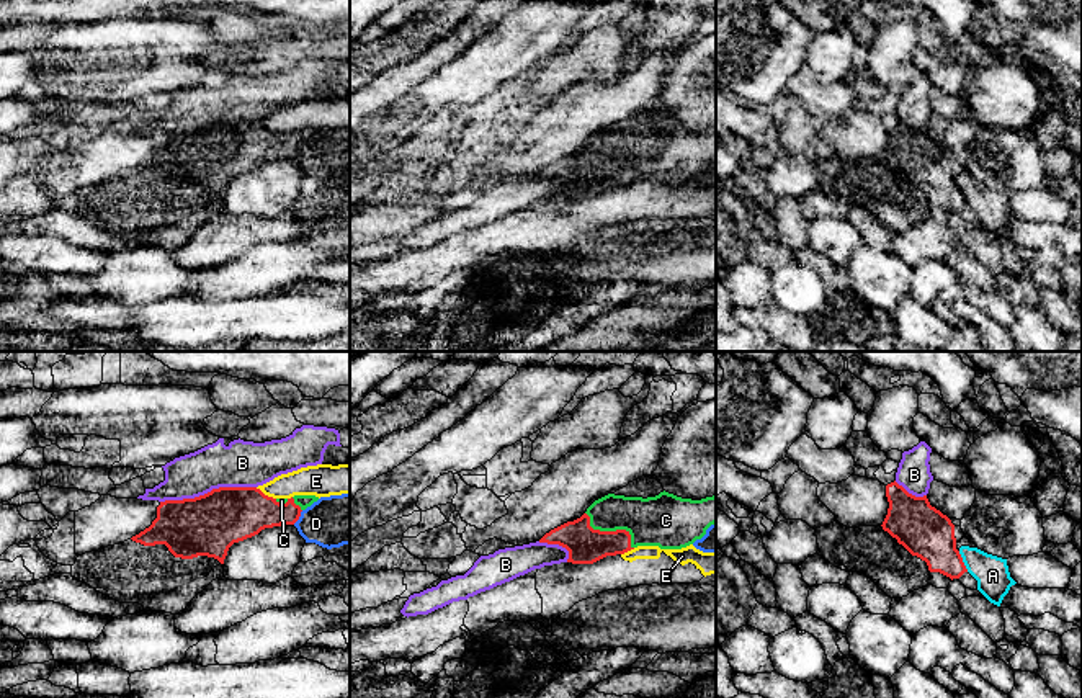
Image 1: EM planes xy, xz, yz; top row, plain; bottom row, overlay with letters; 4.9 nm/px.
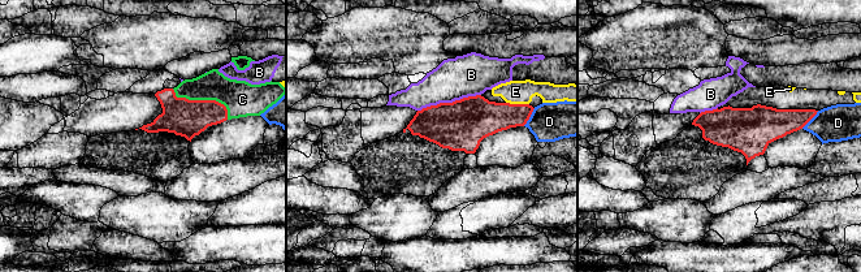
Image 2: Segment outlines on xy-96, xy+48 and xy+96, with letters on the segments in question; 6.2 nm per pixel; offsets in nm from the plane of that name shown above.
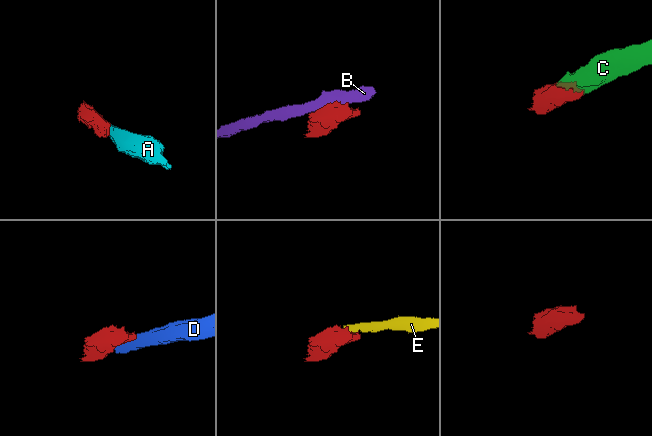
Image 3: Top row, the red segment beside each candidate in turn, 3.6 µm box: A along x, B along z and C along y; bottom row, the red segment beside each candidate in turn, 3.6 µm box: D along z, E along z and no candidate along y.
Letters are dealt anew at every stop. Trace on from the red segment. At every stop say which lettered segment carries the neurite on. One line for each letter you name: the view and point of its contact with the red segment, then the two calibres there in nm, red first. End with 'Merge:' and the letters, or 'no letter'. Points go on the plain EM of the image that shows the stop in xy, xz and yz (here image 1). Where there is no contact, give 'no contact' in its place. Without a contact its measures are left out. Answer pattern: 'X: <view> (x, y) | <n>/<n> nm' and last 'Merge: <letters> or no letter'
C: xz (610, 165) | 180/240 nm
Merge: C

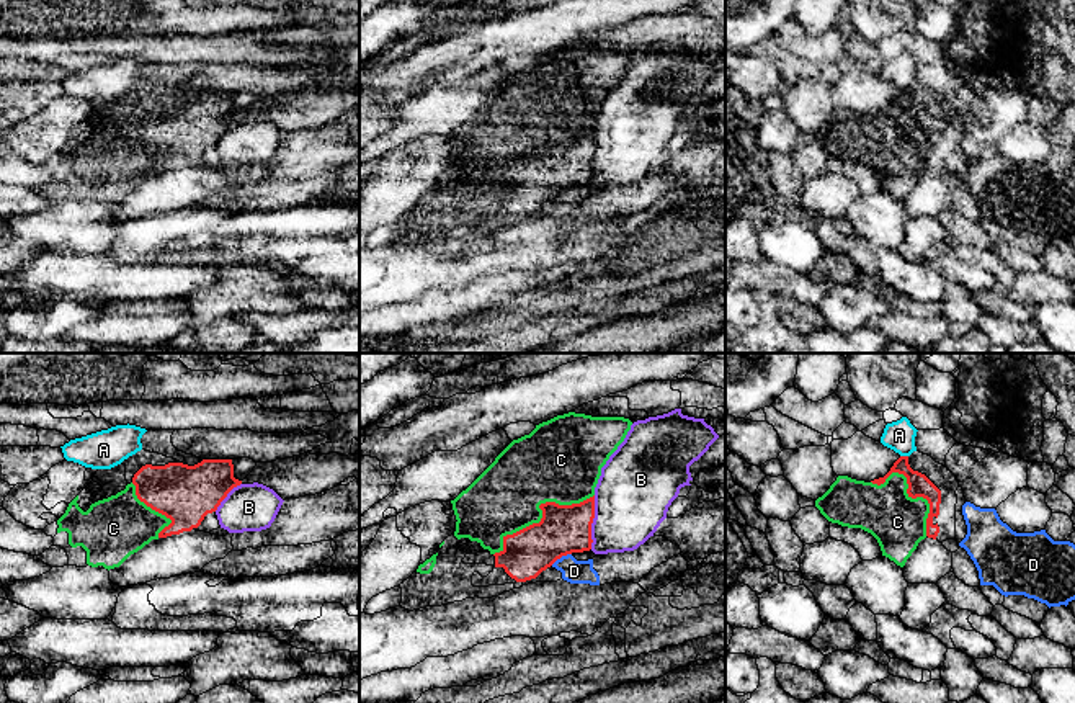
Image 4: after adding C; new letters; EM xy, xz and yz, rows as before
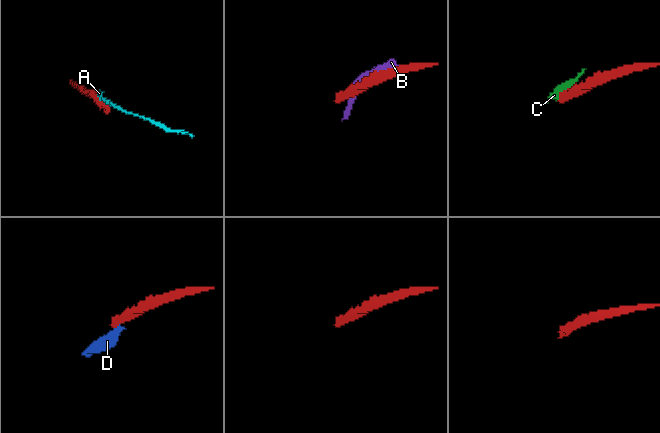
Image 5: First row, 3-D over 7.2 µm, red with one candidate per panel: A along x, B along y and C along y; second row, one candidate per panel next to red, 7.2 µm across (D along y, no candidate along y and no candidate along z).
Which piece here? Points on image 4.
Merge: no letter

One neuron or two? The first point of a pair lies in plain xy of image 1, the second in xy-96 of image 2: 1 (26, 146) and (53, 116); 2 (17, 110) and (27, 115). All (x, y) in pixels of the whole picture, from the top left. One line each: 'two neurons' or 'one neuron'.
1: one neuron
2: two neurons

